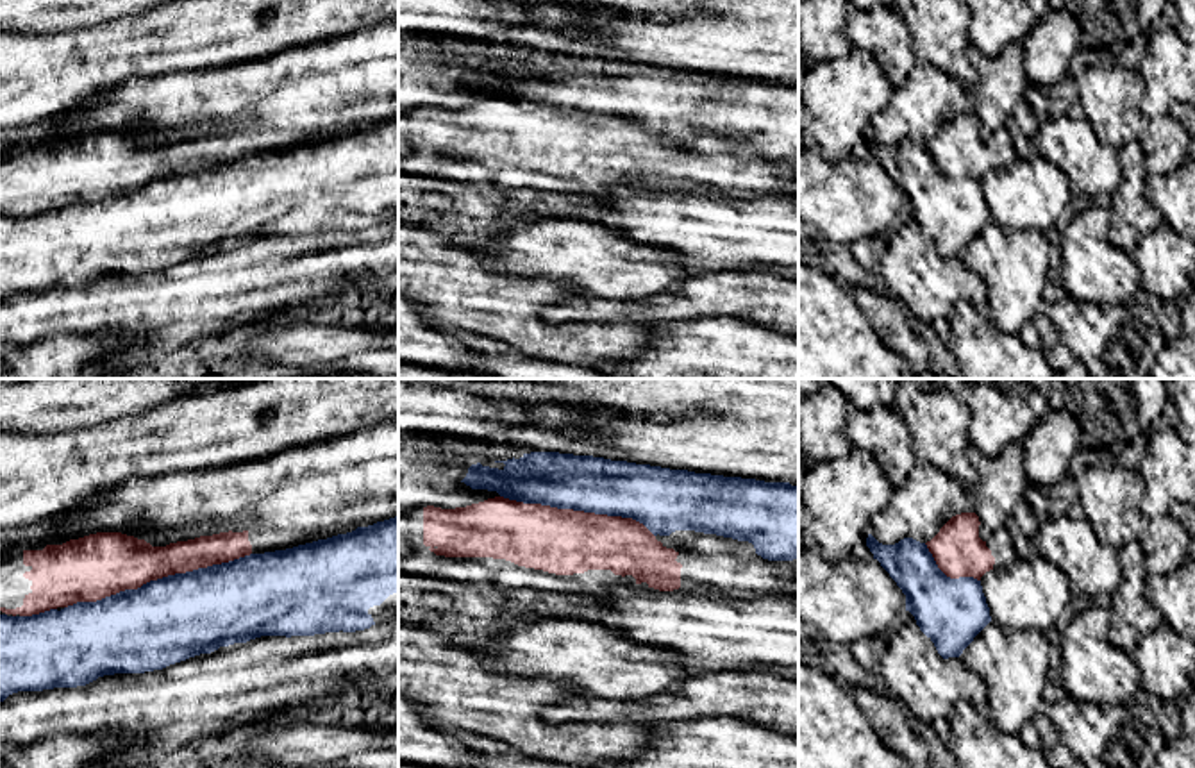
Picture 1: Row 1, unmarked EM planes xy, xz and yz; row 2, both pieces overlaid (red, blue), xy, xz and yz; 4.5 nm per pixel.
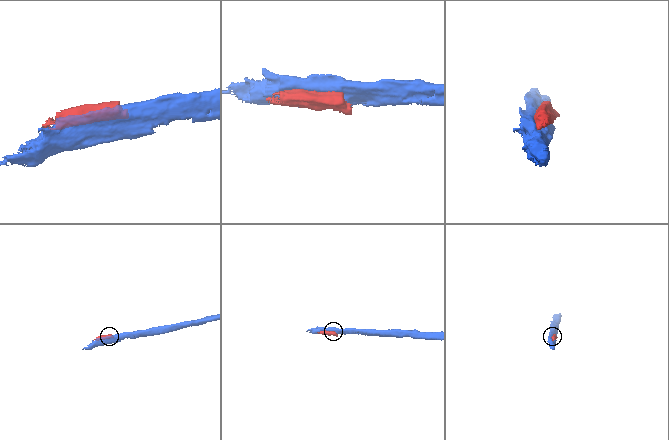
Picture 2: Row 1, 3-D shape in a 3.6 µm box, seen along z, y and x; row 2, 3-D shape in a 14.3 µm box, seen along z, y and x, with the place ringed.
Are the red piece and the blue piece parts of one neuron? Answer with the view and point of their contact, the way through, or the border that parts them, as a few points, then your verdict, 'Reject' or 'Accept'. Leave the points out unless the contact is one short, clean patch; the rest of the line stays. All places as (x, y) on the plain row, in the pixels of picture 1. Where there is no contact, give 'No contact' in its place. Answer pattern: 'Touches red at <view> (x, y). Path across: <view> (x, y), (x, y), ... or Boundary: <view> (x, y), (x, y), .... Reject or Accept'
Touches red at xy (158, 177). Reject

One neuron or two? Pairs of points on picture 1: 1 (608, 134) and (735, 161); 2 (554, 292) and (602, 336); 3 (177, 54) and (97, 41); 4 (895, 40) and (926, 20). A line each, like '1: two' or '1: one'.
1: one
2: one
3: one
4: two

